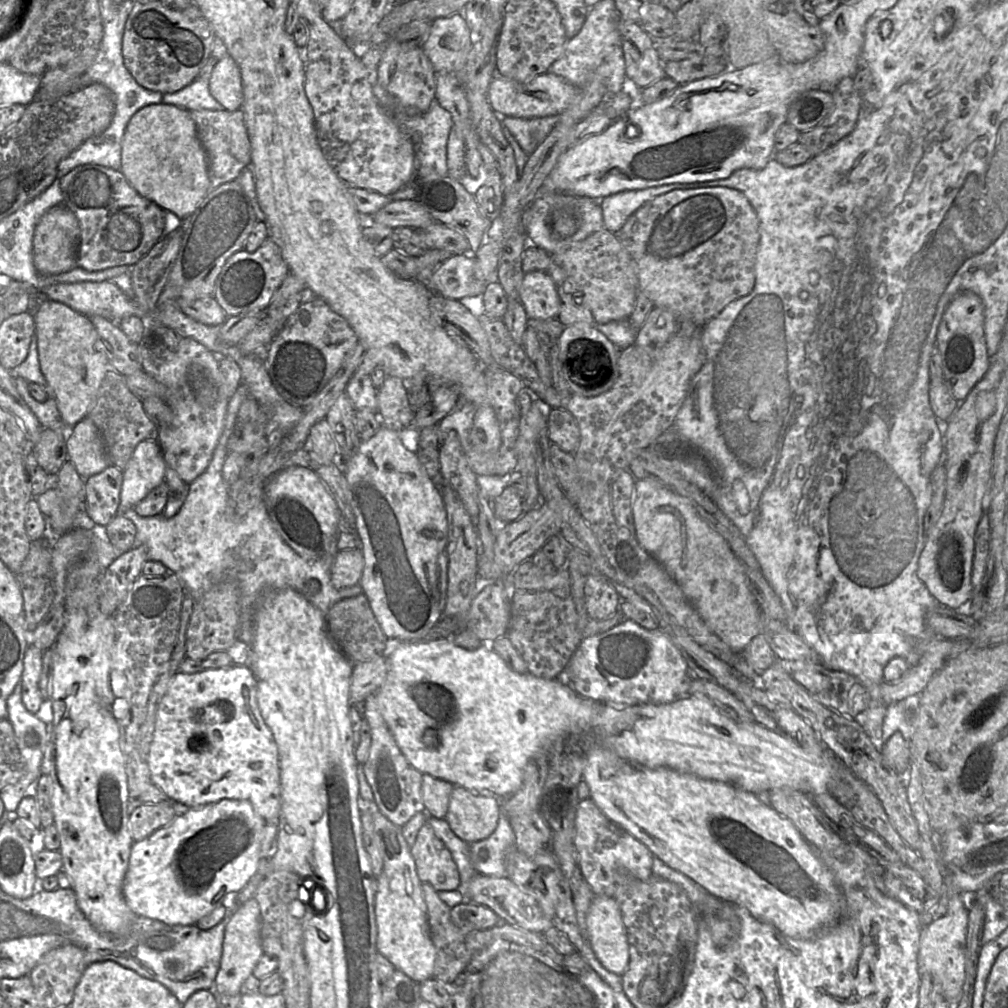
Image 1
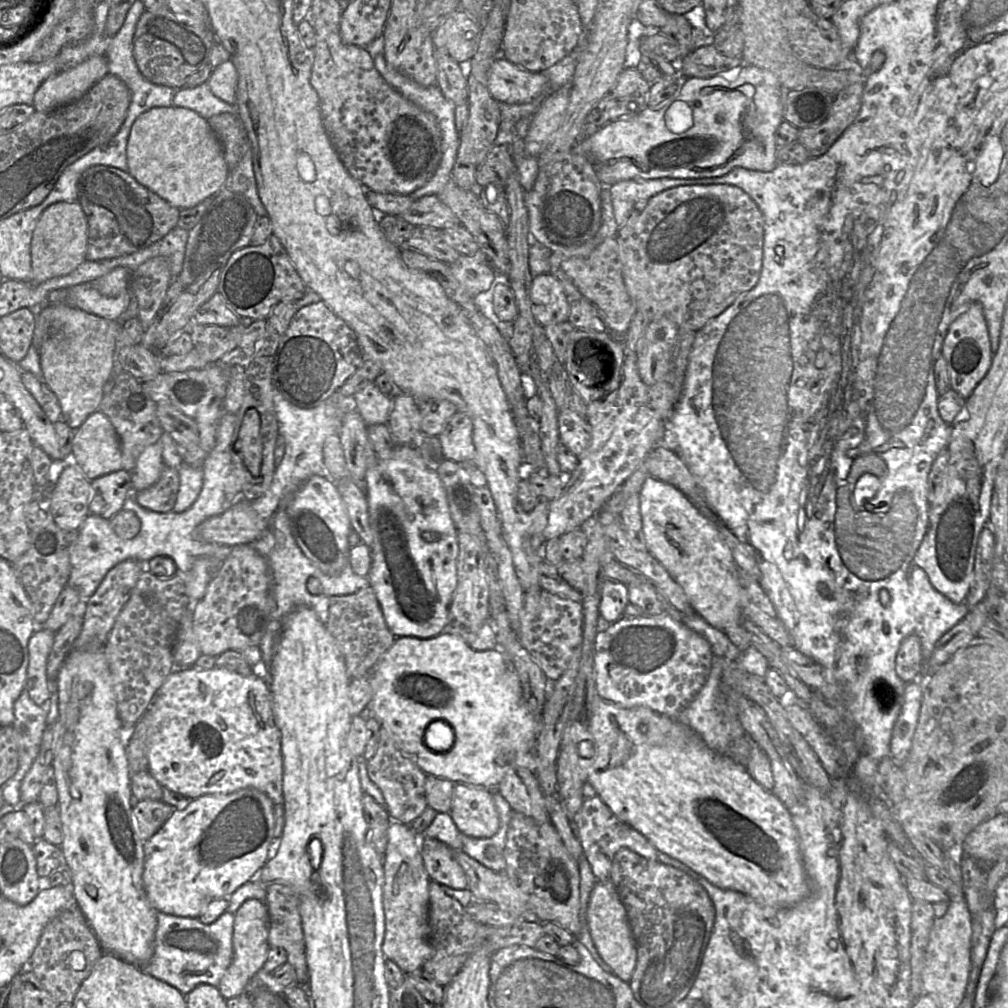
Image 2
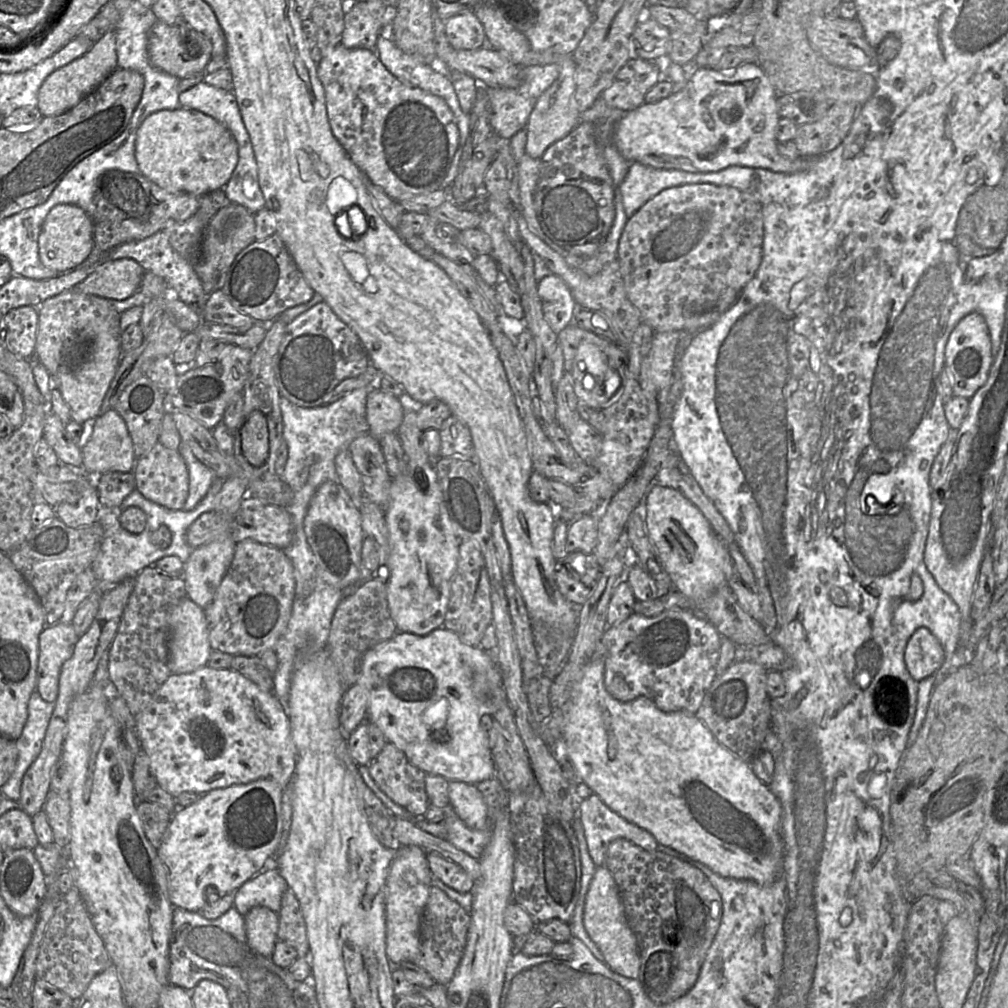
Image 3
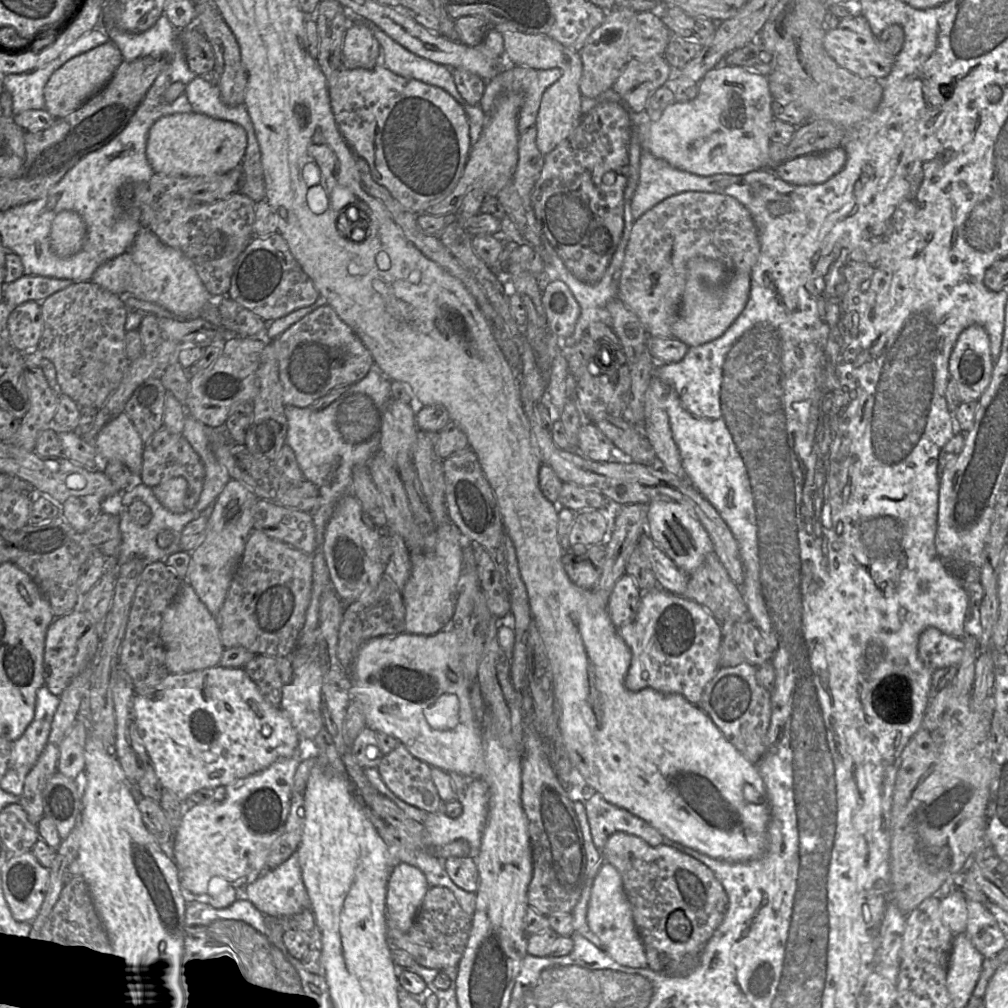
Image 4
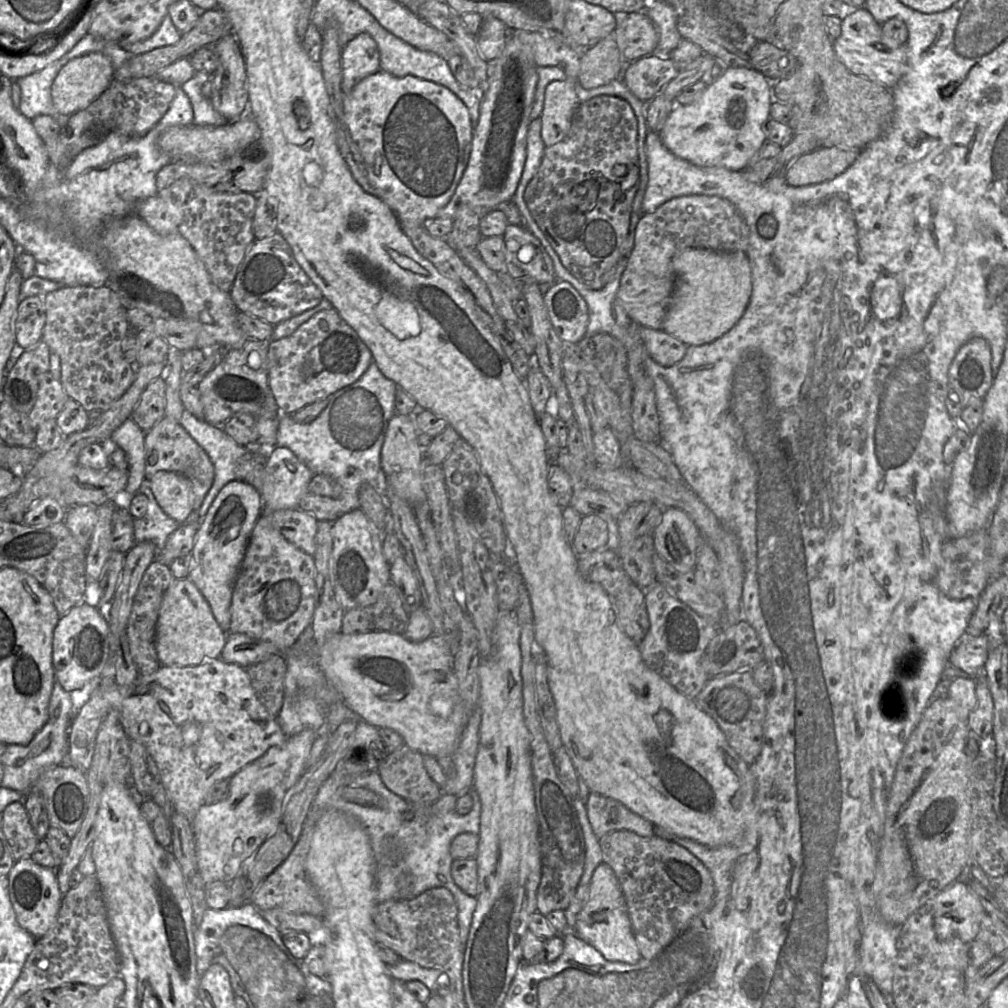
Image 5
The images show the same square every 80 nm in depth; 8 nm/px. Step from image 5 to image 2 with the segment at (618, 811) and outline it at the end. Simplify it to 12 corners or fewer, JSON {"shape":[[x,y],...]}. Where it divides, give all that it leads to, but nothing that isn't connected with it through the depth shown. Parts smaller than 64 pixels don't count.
{"shape":[[597,795],[575,821],[598,881],[627,848],[658,861],[653,844],[622,822]]}

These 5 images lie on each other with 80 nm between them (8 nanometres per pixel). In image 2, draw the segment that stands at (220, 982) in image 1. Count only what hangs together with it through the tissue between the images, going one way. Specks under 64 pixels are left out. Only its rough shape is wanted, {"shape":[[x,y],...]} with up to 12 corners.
{"shape":[[265,902],[234,913],[232,961],[218,985],[240,996],[270,949]]}

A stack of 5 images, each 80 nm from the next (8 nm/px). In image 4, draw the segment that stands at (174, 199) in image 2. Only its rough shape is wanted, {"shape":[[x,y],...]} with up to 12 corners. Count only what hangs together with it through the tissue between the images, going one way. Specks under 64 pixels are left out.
{"shape":[[190,112],[159,118],[155,173],[215,176],[240,165],[242,126]]}

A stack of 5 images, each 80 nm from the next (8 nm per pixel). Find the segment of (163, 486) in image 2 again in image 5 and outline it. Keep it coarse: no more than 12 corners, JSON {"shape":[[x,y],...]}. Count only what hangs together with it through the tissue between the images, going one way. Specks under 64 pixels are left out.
{"shape":[[164,416],[145,433],[145,479],[186,476],[198,511],[215,476],[205,450]]}

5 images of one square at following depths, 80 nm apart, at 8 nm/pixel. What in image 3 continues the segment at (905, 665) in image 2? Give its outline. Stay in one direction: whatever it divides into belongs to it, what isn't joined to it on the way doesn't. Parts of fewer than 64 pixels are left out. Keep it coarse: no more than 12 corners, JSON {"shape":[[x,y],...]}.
{"shape":[[921,627],[909,638],[904,660],[920,681],[942,666],[945,652]]}

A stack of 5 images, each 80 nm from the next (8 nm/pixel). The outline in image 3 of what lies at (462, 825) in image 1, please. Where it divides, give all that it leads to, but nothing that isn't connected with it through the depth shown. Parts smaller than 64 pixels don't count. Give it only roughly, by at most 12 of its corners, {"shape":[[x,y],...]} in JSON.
{"shape":[[449,782],[449,801],[473,830],[489,827],[476,785]]}

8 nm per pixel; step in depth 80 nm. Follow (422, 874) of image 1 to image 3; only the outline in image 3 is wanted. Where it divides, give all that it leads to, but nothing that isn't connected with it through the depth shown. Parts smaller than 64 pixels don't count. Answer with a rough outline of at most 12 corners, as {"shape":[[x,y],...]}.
{"shape":[[426,854],[434,878],[460,893],[476,882],[461,866]]}

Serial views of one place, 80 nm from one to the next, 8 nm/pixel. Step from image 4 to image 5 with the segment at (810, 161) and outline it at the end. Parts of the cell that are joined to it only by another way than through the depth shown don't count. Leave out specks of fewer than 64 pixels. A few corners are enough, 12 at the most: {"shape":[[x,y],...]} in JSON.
{"shape":[[818,148],[796,158],[784,180],[793,187],[827,182],[857,155]]}

